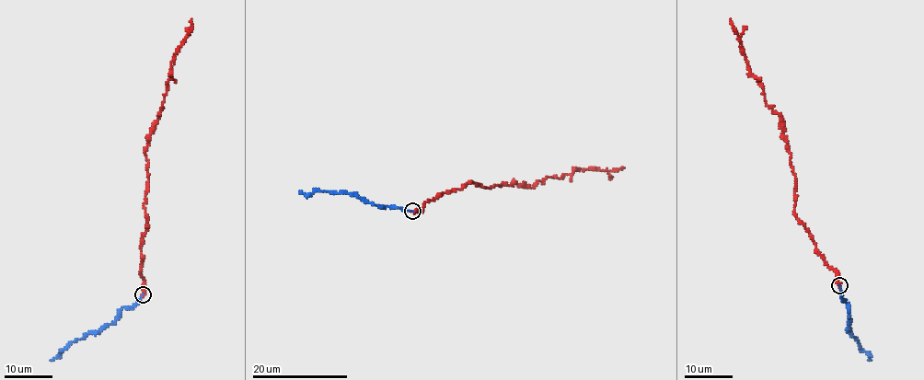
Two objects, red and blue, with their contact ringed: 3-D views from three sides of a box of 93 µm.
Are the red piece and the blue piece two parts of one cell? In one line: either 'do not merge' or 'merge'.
do not merge

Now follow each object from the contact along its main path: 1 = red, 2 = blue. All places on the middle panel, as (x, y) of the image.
1: (412, 212), (469, 181), (489, 189), (531, 187), (576, 169), (623, 168)
2: (412, 212), (374, 205), (345, 193), (315, 190), (305, 195), (298, 190)

